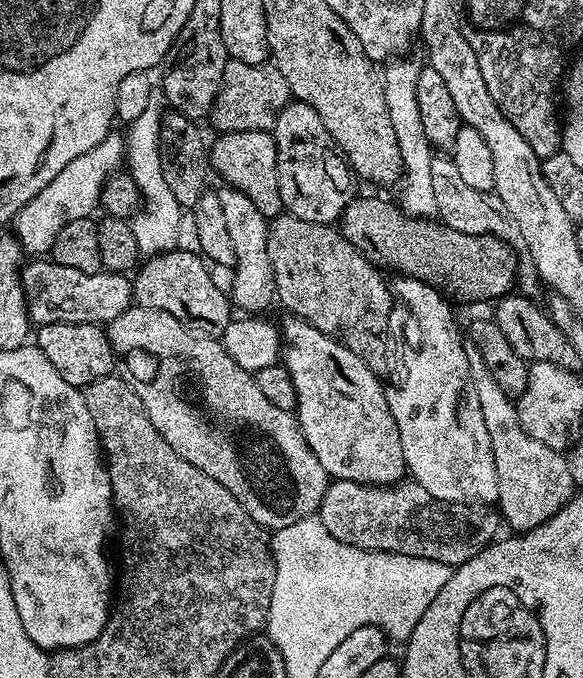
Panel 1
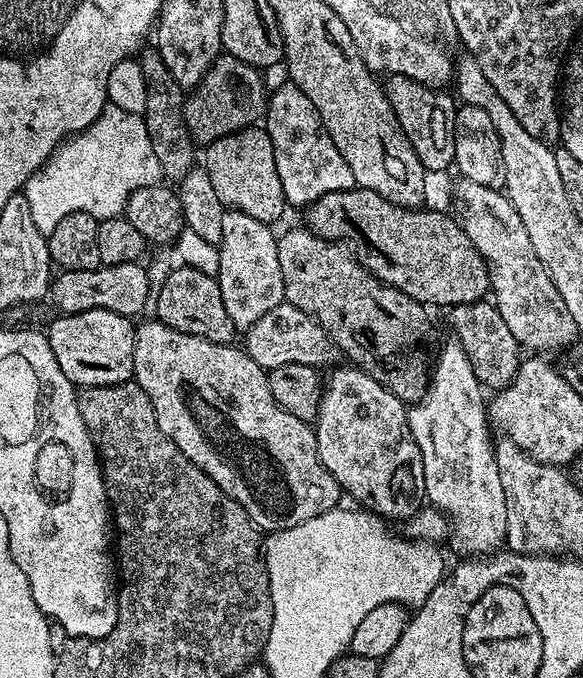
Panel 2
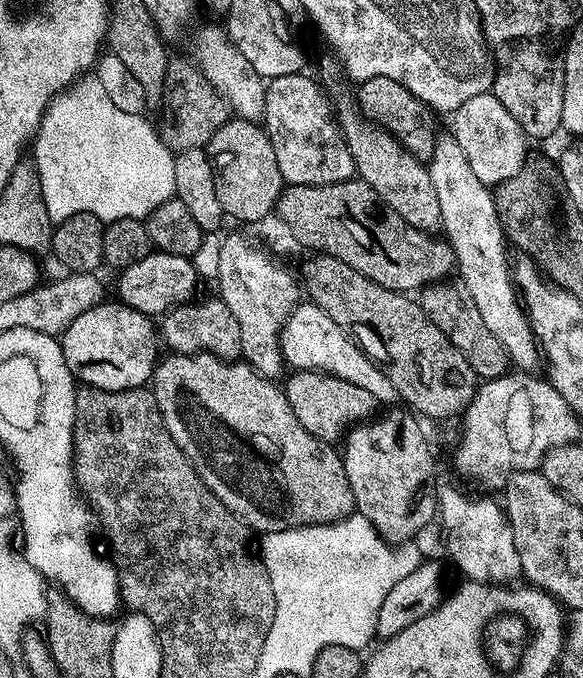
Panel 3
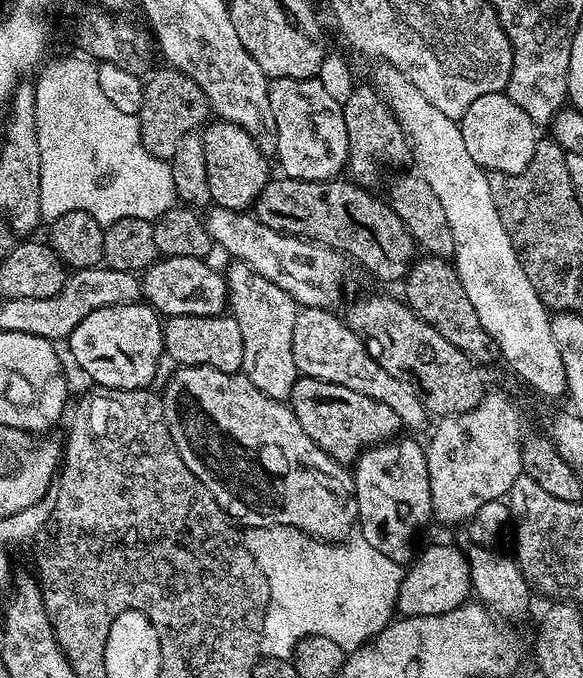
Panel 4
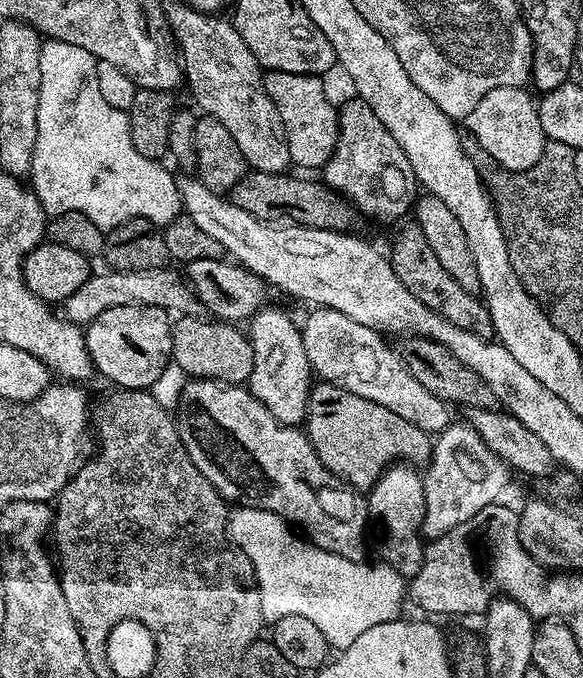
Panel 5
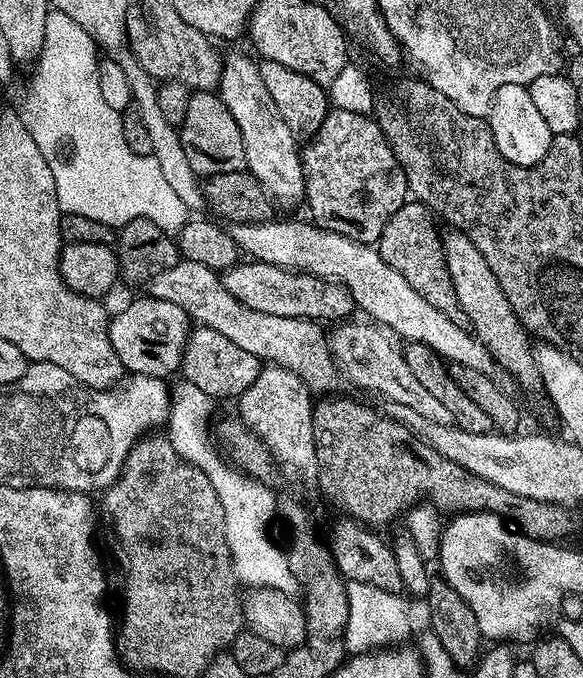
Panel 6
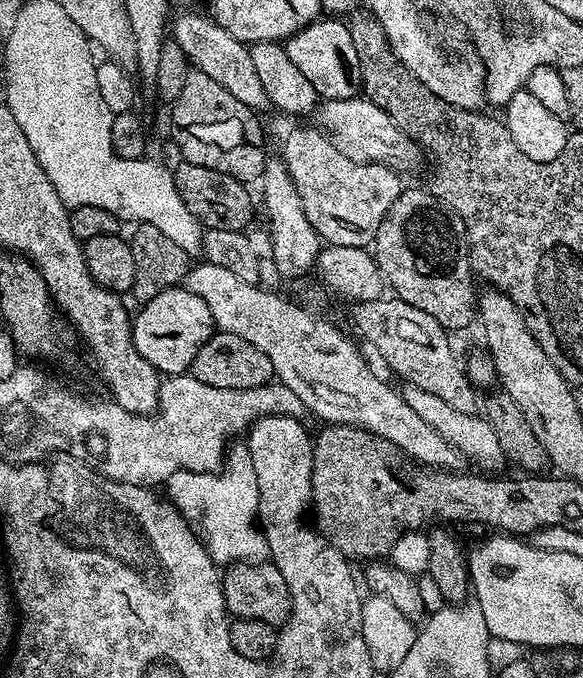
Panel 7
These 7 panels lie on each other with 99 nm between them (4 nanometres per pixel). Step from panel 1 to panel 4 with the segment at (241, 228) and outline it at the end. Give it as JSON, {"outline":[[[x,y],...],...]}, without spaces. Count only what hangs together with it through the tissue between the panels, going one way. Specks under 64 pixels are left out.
{"outline":[[[242,260],[231,261],[226,269],[226,279],[230,312],[238,322],[238,330],[242,330],[242,371],[250,378],[250,382],[254,382],[254,386],[268,384],[262,394],[275,400],[287,401],[298,379],[292,349],[294,322],[298,311],[296,300]]]}

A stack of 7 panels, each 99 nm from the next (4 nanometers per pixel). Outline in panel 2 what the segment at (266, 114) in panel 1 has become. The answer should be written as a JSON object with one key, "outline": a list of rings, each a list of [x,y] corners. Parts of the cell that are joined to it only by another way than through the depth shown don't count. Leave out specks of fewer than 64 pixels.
{"outline":[[[221,53],[204,75],[203,82],[196,85],[185,99],[184,120],[197,145],[207,146],[226,134],[253,127],[263,119],[268,90],[264,88],[261,76],[259,69],[228,53]]]}

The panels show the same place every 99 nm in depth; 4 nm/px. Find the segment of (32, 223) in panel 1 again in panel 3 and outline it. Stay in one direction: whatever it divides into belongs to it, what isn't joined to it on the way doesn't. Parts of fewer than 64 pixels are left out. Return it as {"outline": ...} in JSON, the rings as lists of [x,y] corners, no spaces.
{"outline":[[[94,78],[62,92],[49,104],[40,129],[34,137],[36,173],[42,186],[42,198],[53,225],[61,224],[79,212],[89,212],[99,220],[144,220],[156,207],[175,197],[174,162],[176,157],[165,137],[152,129],[144,114],[126,114],[110,102],[106,90]]]}

